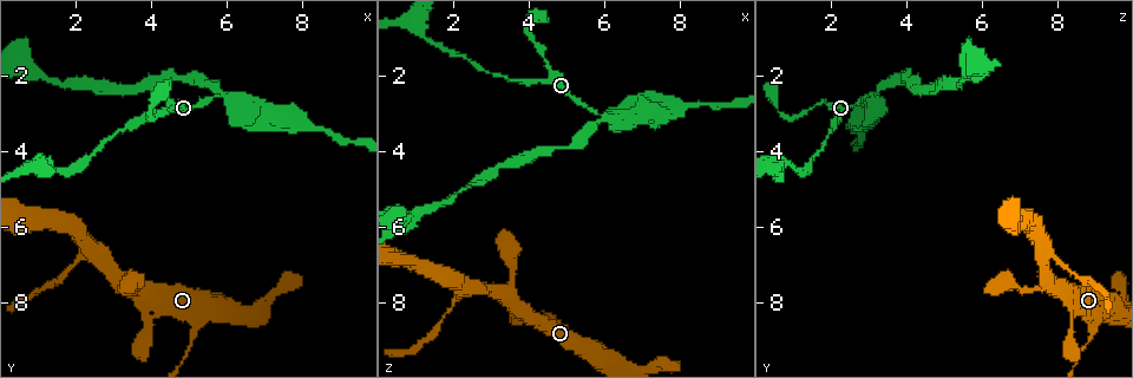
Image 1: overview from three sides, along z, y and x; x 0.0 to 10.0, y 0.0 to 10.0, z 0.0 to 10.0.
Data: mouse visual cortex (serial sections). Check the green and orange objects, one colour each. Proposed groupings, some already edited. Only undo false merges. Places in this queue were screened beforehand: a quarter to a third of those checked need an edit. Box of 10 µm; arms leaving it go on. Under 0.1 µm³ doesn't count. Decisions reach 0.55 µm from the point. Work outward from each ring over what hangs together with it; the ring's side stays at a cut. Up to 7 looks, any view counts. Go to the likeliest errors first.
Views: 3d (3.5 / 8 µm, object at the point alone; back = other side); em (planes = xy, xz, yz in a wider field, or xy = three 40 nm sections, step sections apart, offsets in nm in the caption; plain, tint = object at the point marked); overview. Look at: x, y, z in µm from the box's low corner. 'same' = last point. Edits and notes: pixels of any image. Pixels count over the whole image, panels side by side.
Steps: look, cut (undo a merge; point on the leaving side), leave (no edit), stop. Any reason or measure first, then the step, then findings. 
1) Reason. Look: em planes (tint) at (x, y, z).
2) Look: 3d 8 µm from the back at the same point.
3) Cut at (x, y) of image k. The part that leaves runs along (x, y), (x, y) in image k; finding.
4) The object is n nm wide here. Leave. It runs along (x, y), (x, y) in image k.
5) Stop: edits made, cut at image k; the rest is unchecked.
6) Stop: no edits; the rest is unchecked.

Thick turns thin. Look: 3d 3.5 µm from the back at (5.95, 2.60, 3.20).

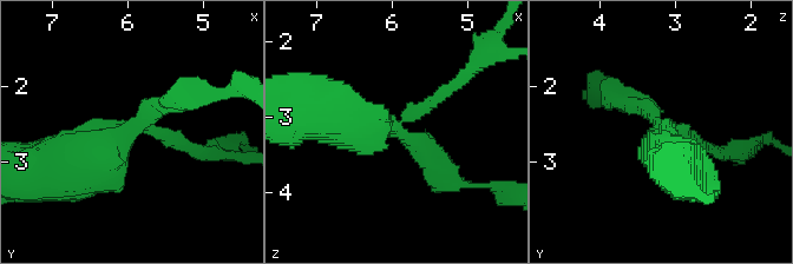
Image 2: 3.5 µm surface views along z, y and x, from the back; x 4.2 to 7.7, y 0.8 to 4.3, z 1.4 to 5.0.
3 arms meet here; the arms are 150, 200, 600 nm wide; need the tissue. Look: em xy step 1 (tint) at (5.90, 2.65, 3.15).

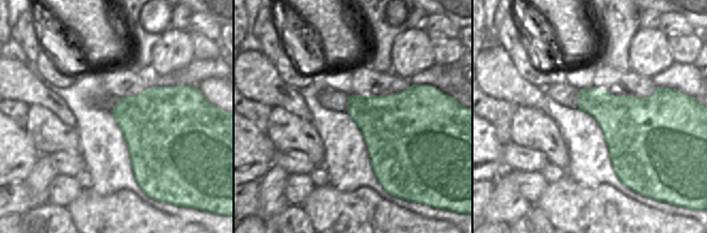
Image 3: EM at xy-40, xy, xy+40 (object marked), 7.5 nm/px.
Cut at (97, 126) of image 2. The part that leaves runs along (133, 133), (39, 184) in image 2; two cells meet here.

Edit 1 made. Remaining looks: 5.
Thick turns thin. Look: 3d 3.5 µm at (3.90, 8.40, 8.45).

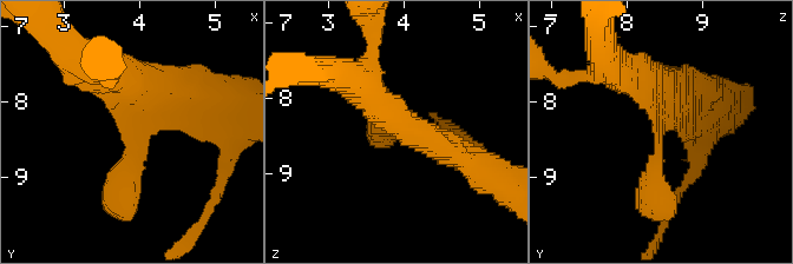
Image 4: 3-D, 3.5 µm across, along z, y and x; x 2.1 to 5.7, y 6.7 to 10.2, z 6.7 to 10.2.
Need the tissue. Look: em xy step 1 (tint) at (3.90, 8.35, 8.40).

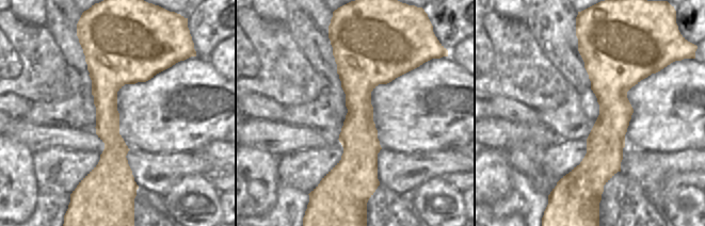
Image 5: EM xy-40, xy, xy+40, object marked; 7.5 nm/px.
Cut it another way. Look: em xy step 5 (tint) at the same point.

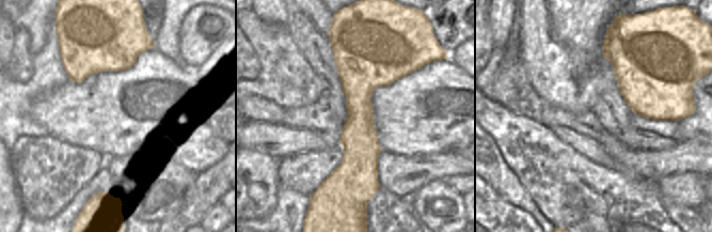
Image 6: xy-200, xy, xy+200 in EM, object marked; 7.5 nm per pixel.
Leave. It runs along (176, 90), (143, 86), (115, 202) in image 4; one cell here.

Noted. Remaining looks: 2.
Sudden change in width. Look: 3d 3.5 µm at (0.95, 4.35, 0.65).

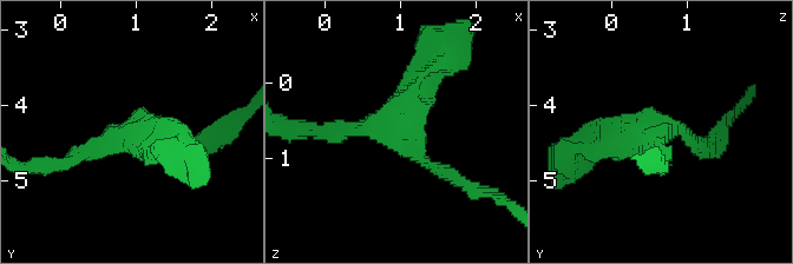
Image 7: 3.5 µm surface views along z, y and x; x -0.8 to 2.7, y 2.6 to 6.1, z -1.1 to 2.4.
3 arms meet here; the arms are 200, 200, 350 nm wide; shape alone is not enough. Look: em xy step 5 (tint) at (0.95, 4.30, 0.70).

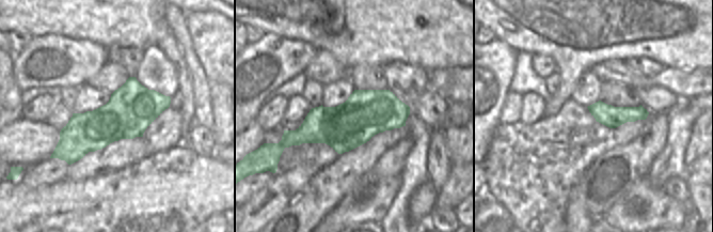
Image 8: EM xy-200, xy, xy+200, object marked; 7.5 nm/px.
Leave. It runs along (457, 180), (399, 136), (438, 84) in image 7; one cell here.

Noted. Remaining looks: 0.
Stop: edits made, cut at image 2; the rest is unchecked.

